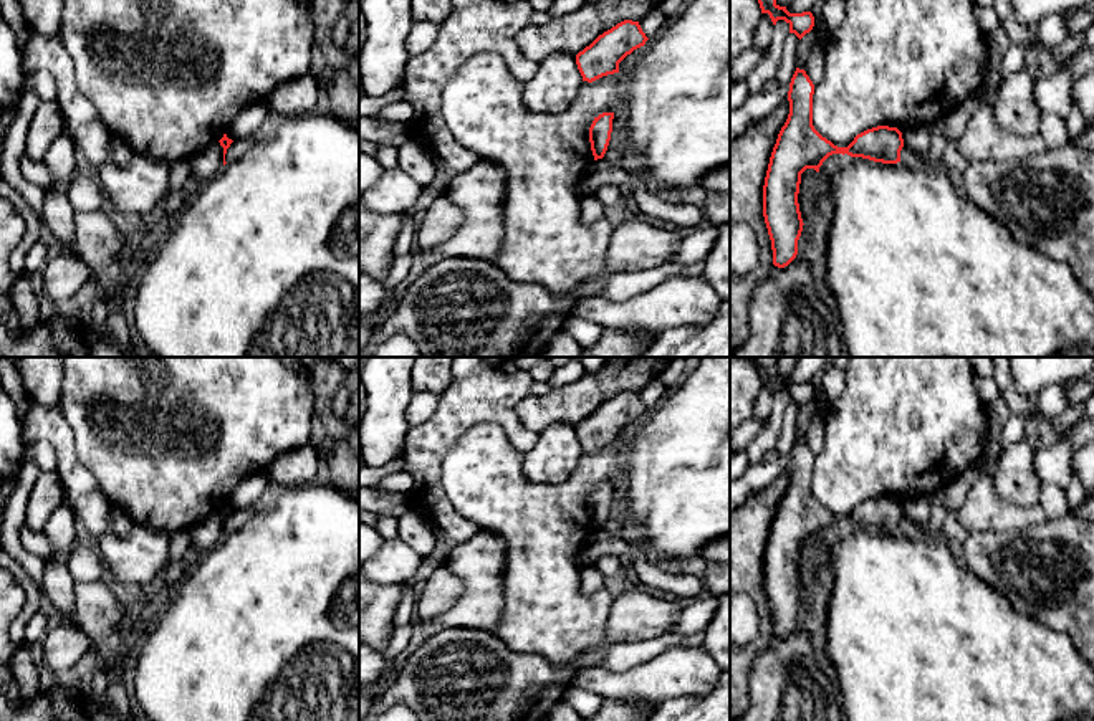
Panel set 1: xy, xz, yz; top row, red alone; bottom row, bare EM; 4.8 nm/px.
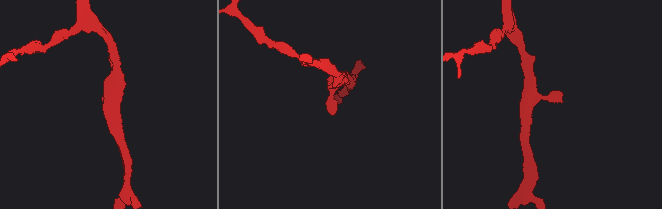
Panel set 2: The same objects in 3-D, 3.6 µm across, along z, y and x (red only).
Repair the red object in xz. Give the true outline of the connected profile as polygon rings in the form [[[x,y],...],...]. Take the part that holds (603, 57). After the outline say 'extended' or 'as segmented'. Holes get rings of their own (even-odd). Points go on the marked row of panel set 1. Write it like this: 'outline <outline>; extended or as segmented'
outline [[[624,20],[599,35],[589,46],[576,55],[583,81],[593,83],[602,76],[619,73],[619,63],[649,38],[639,21]]]; as segmented

